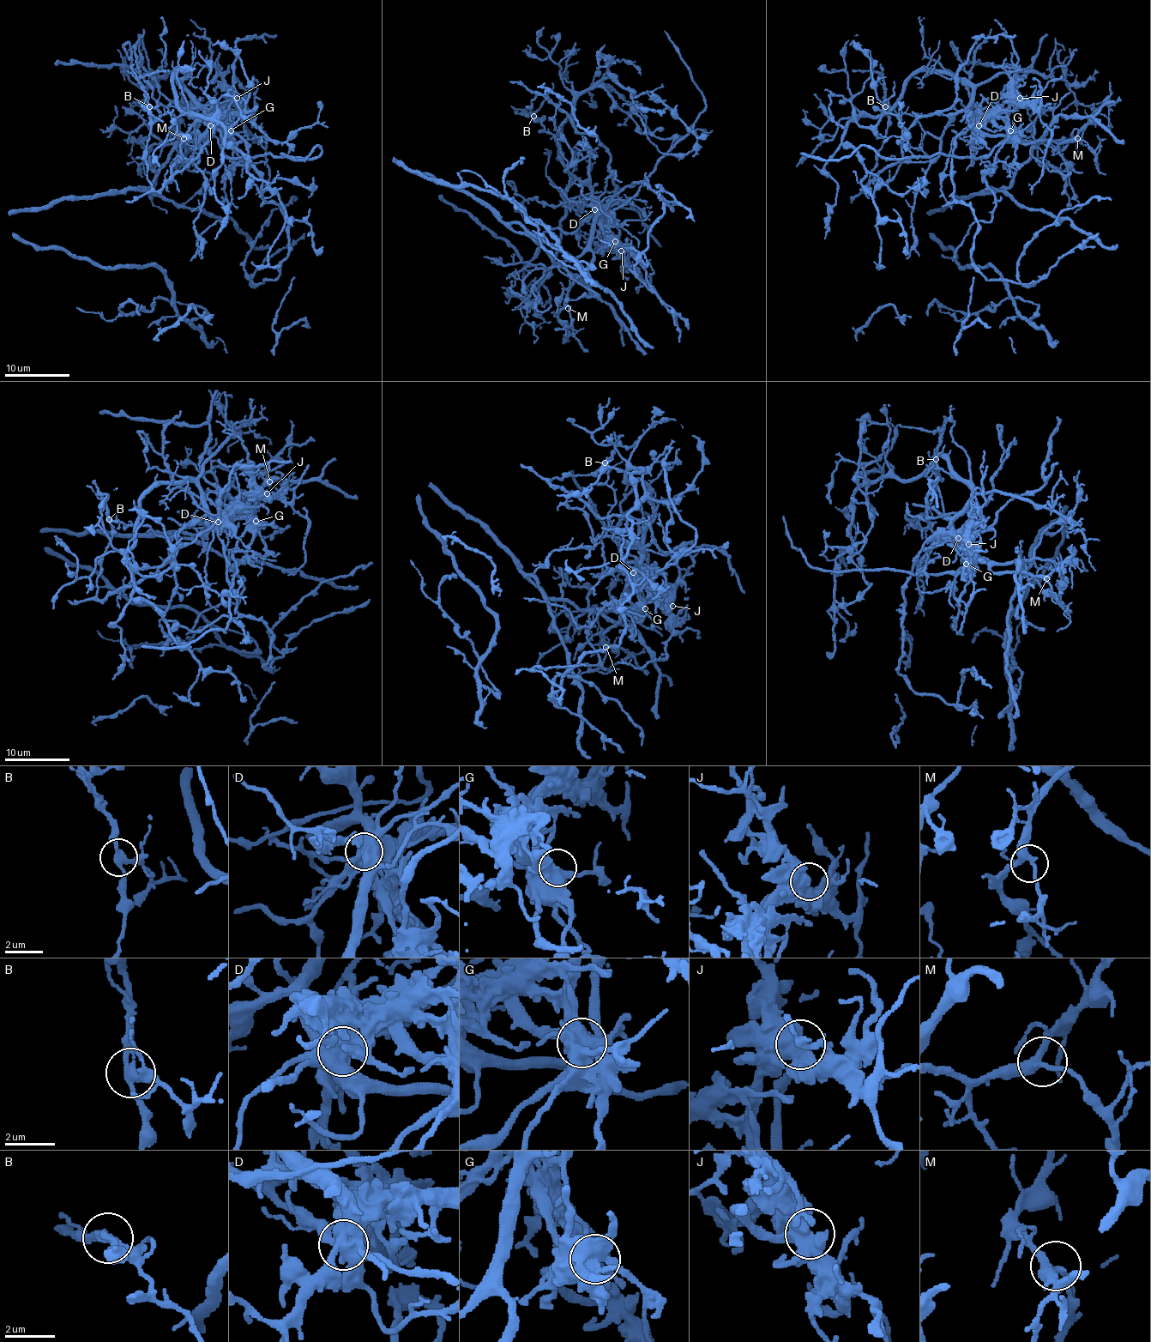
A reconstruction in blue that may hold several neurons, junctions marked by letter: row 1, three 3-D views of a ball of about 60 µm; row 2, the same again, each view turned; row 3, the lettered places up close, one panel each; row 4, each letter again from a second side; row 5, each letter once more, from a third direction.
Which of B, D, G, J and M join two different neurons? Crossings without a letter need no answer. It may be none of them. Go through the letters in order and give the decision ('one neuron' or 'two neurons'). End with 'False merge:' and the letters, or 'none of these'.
B: two neurons
D: two neurons
G: one neuron
J: one neuron
M: one neuron
False merge: B, D

